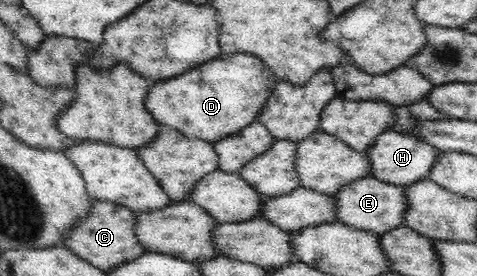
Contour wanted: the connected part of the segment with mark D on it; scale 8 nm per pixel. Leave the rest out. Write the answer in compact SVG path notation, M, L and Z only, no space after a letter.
M251 53L221 54L172 78L153 81L144 106L161 126L213 143L257 120L277 80L271 68Z

